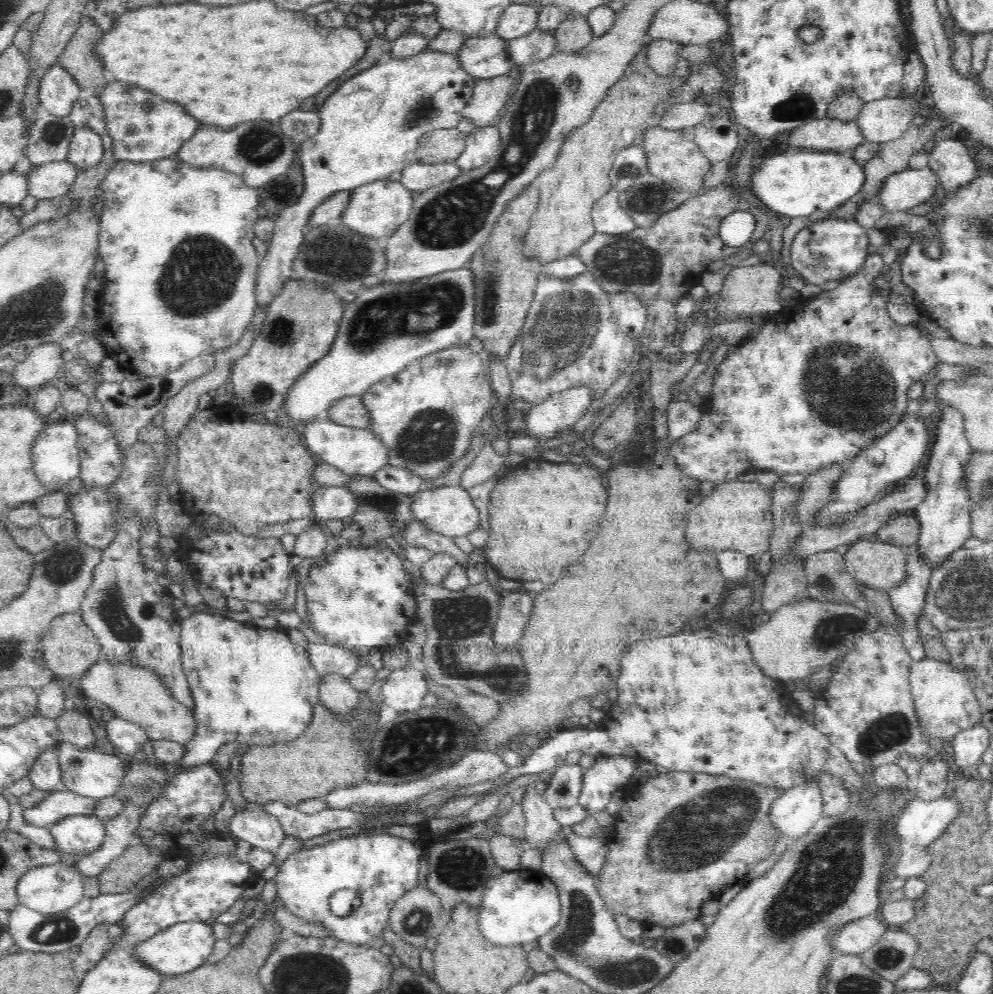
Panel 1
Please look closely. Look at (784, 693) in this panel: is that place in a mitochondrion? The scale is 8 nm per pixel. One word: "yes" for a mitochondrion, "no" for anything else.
no

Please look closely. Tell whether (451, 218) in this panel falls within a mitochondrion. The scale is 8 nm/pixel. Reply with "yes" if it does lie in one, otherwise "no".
yes

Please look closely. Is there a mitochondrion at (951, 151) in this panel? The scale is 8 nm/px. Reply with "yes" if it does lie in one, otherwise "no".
no

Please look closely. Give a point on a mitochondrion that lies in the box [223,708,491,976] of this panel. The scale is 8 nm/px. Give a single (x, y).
(409, 749)

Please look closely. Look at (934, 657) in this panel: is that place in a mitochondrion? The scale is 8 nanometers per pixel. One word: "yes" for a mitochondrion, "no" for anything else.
no

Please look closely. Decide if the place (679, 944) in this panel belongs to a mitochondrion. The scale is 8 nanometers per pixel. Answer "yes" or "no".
yes

